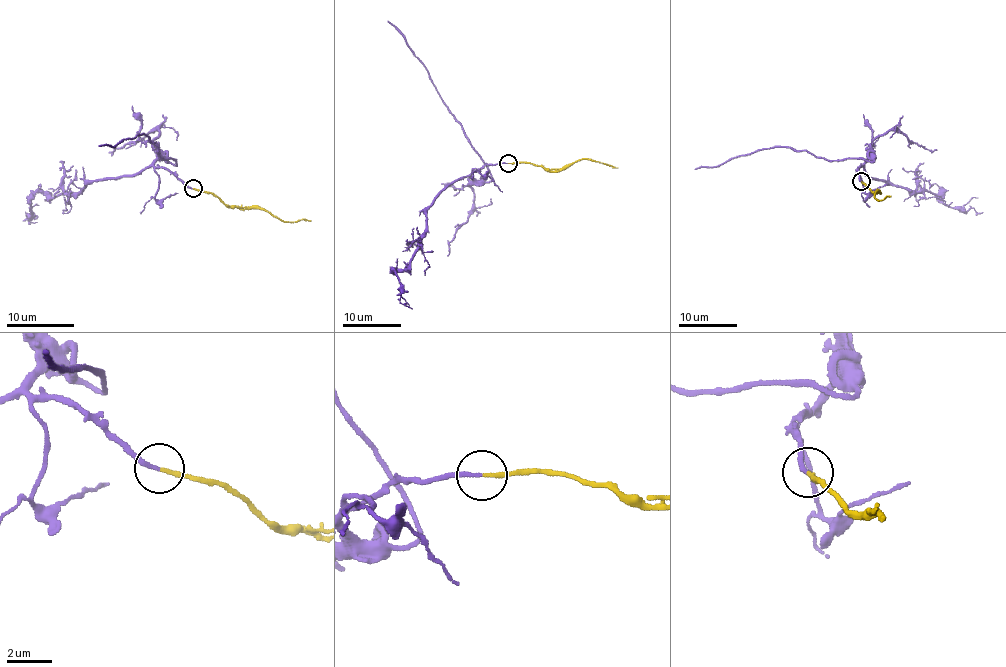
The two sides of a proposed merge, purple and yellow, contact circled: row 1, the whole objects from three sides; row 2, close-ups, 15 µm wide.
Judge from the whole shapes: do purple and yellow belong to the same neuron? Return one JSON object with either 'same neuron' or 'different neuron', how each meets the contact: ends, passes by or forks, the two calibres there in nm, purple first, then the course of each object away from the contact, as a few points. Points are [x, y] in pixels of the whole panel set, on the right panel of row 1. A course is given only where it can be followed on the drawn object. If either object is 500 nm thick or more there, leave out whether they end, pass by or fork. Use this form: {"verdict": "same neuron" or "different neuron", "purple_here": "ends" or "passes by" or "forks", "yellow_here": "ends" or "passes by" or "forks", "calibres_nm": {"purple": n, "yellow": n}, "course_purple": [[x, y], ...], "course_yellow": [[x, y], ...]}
{"verdict": "same neuron", "purple_here": "ends", "yellow_here": "ends", "calibres_nm": {"purple": 190, "yellow": 170}, "course_purple": [[861, 181], [857, 170], [874, 158], [830, 160], [790, 147], [767, 148], [716, 166], [695, 169]], "course_yellow": [[861, 181], [875, 192], [880, 190], [874, 196], [876, 199], [890, 197]]}

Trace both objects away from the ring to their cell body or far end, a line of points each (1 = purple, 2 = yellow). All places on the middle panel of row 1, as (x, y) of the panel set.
1: (508, 163), (485, 165), (472, 174), (476, 181), (490, 180), (489, 169), (446, 105), (429, 71), (388, 21)
2: (508, 163), (530, 163), (564, 170), (581, 159), (590, 159), (617, 167)

